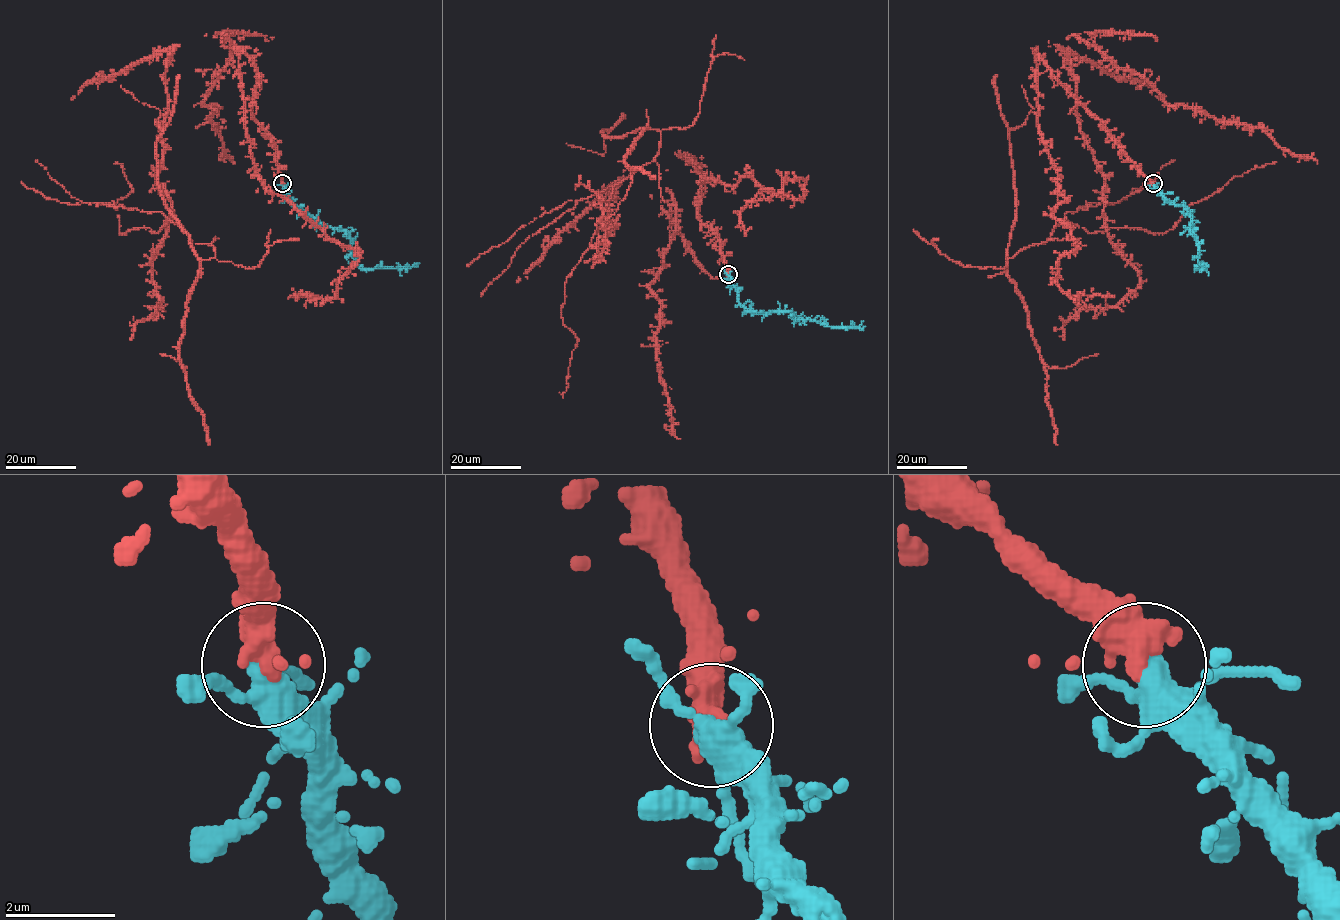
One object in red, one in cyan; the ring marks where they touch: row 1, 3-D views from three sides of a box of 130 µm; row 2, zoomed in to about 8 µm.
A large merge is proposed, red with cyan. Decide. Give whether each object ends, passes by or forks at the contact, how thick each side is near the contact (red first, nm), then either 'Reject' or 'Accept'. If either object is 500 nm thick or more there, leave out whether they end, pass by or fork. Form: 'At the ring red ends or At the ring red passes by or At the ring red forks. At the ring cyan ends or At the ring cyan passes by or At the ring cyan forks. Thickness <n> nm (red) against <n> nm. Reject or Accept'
Thickness 600 nm (red) against 300 nm. Accept

